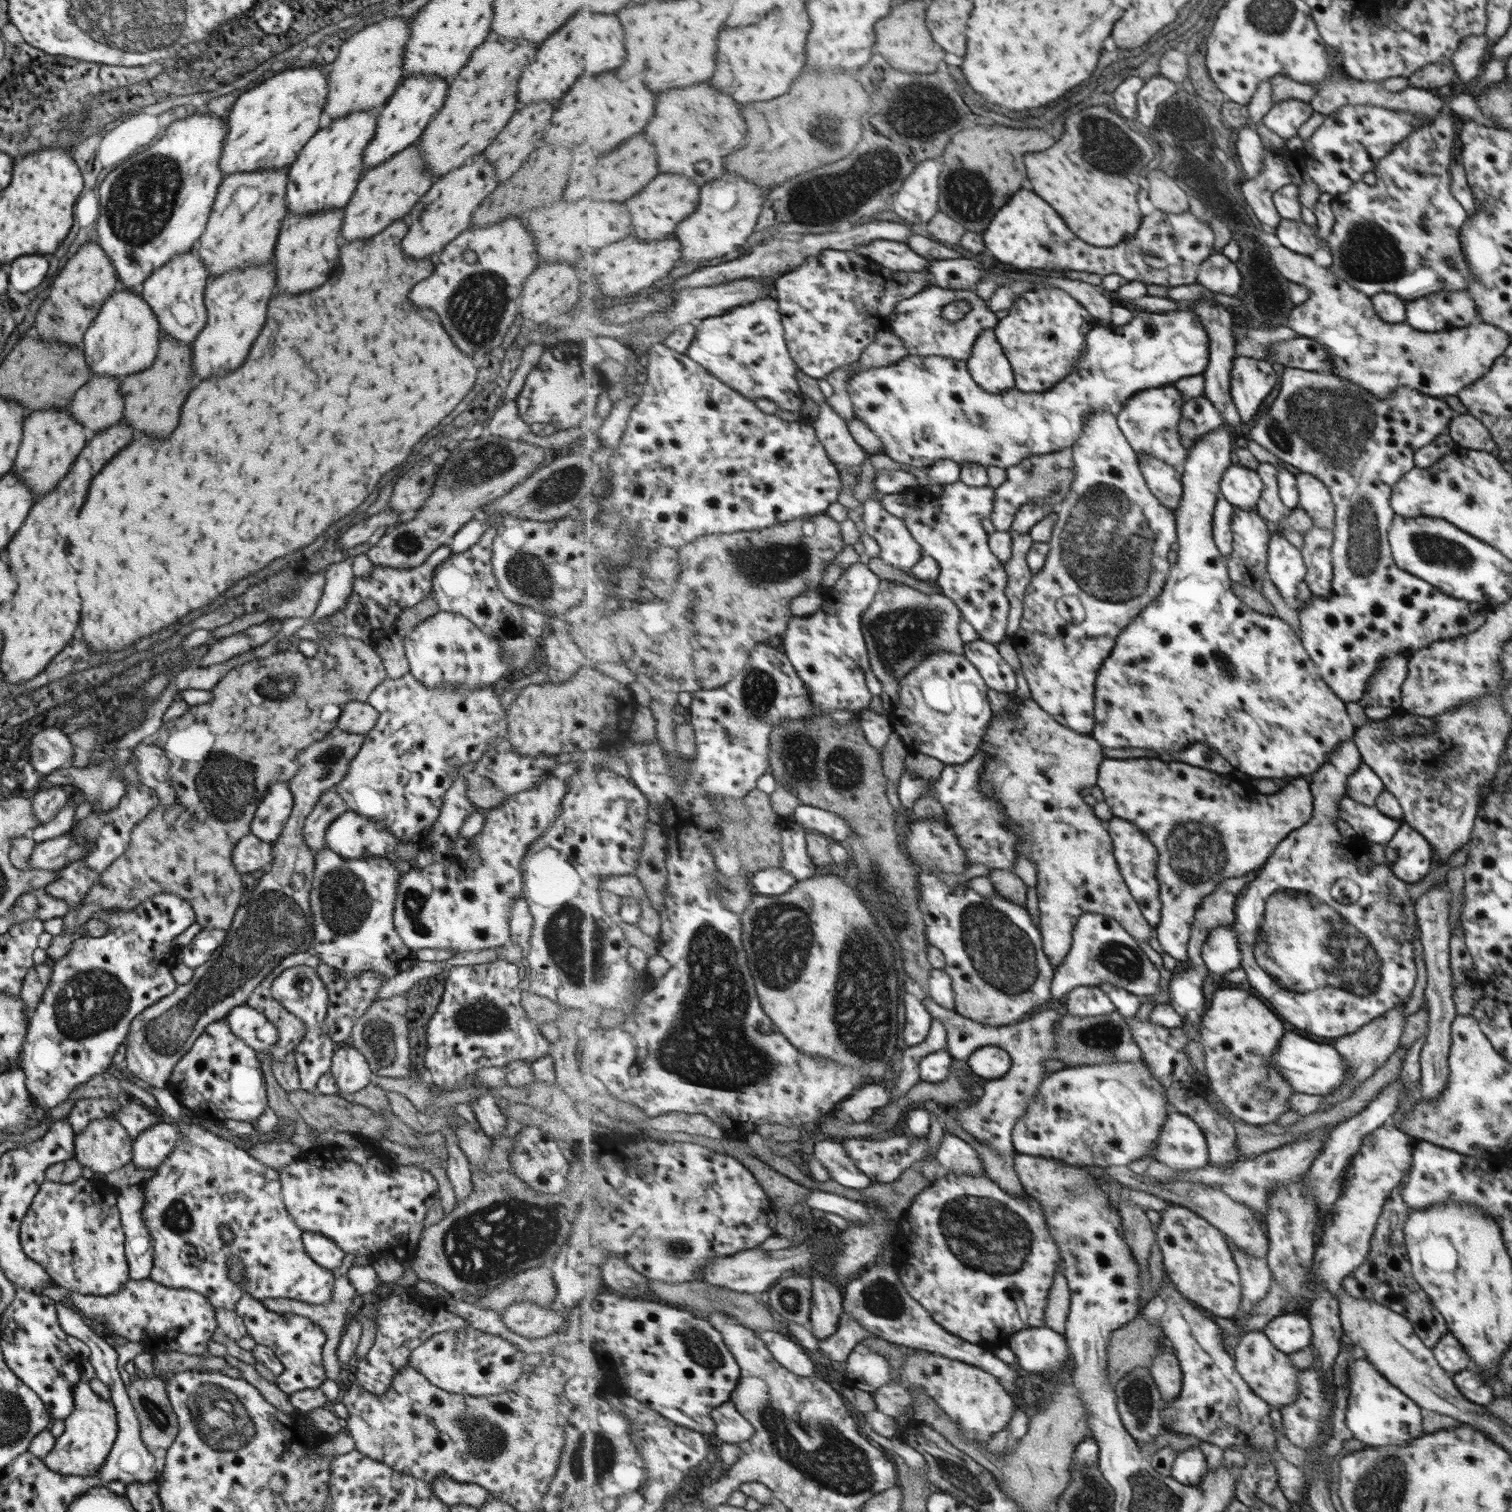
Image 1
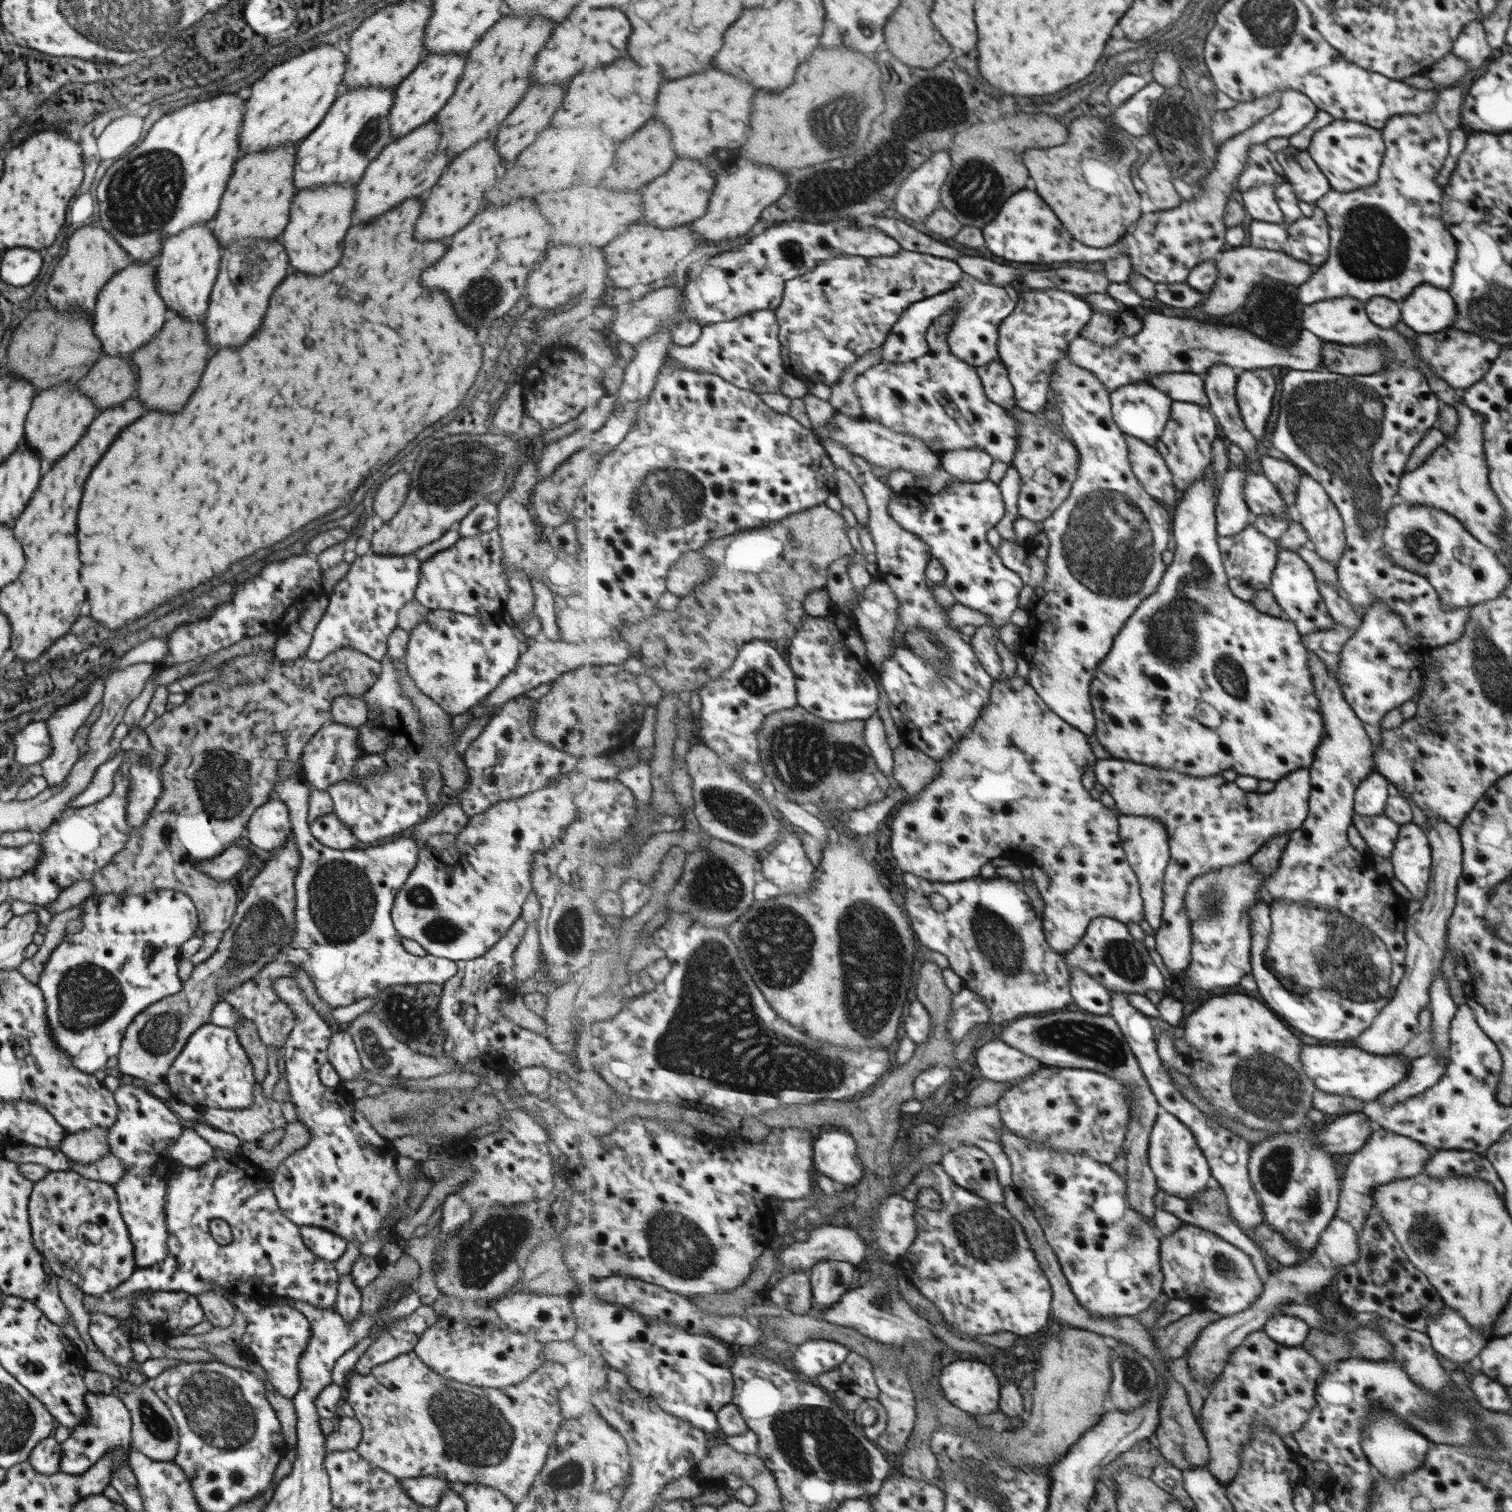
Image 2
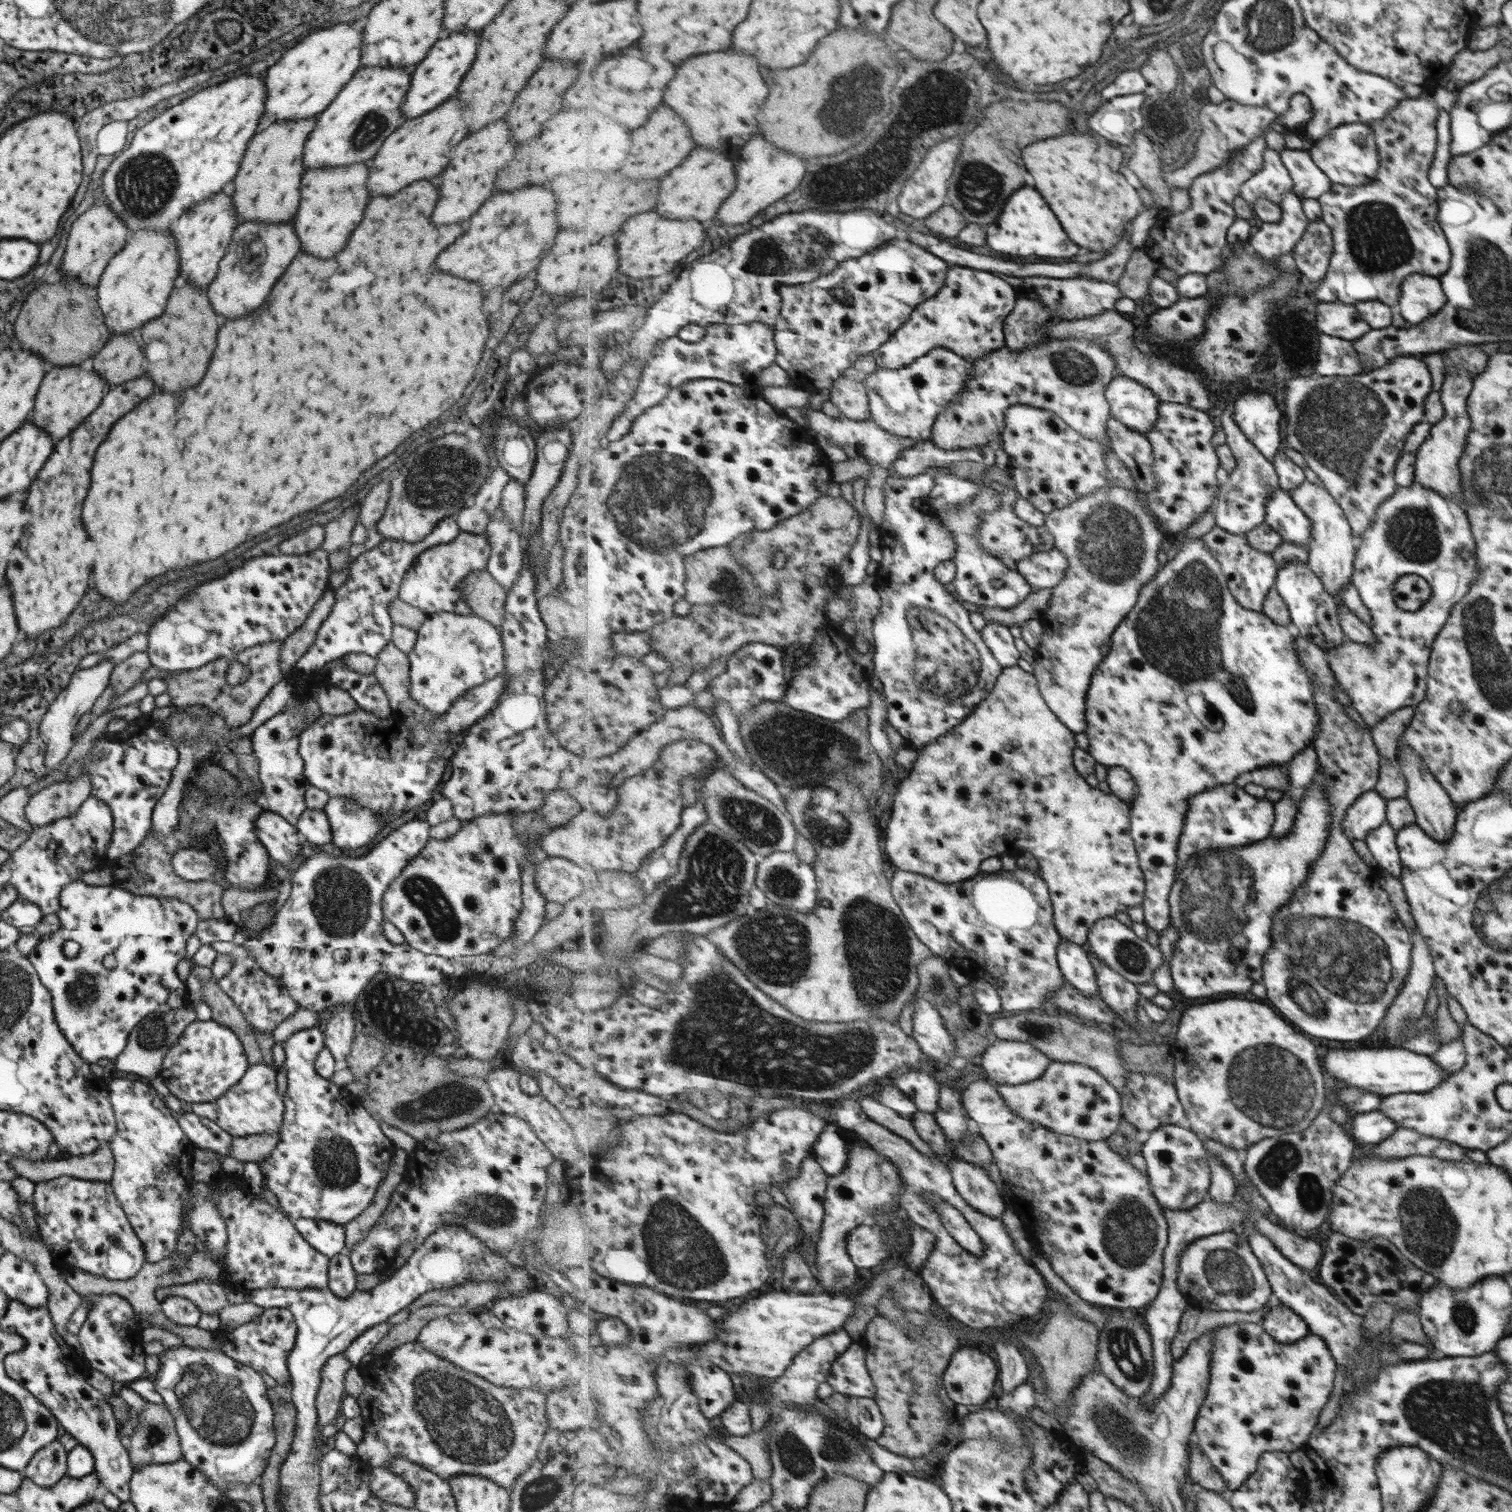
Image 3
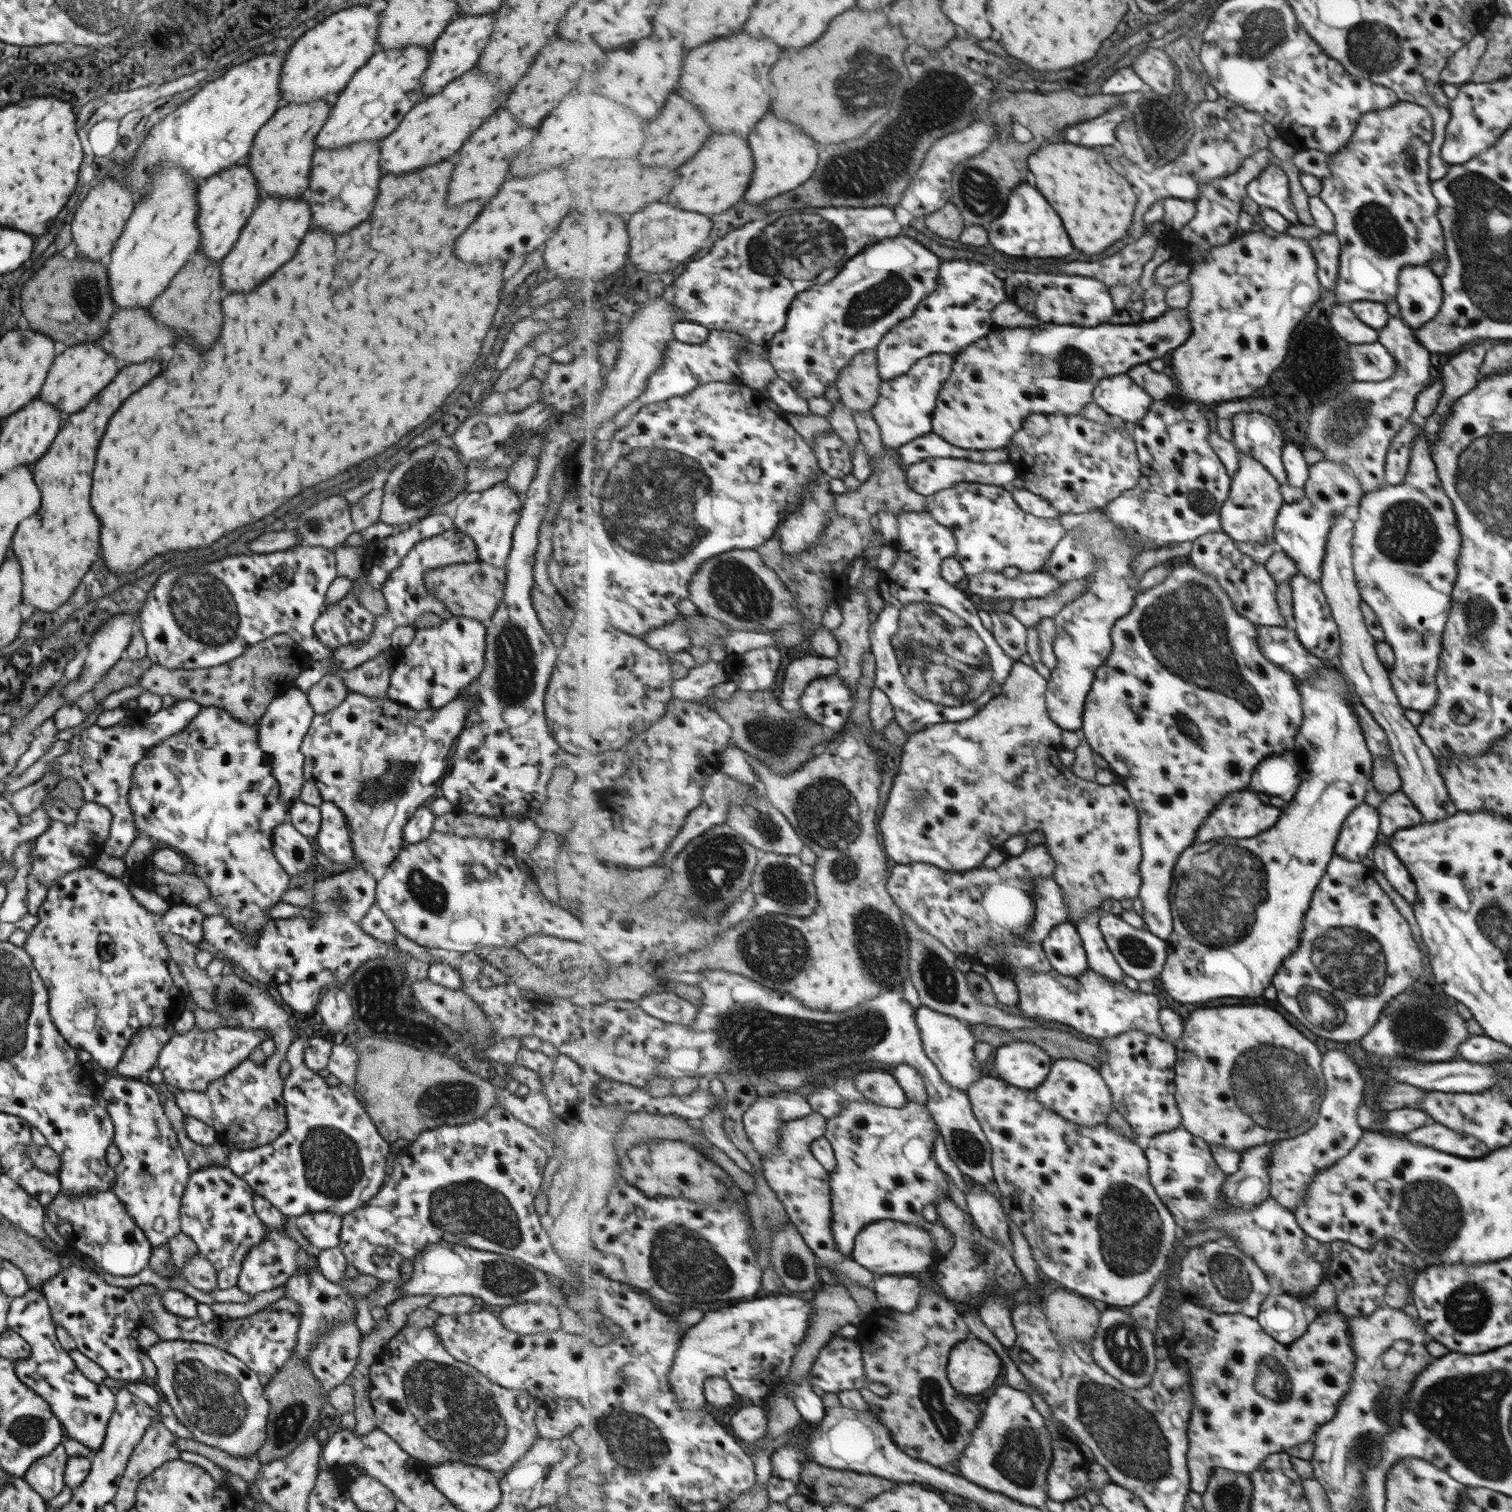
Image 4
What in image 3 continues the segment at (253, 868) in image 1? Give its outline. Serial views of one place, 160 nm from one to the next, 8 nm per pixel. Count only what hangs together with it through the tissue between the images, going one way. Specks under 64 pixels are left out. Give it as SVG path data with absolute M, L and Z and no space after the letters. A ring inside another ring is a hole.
M193 848L179 849L171 856L171 869L175 875L191 882L209 883L217 867L213 856Z

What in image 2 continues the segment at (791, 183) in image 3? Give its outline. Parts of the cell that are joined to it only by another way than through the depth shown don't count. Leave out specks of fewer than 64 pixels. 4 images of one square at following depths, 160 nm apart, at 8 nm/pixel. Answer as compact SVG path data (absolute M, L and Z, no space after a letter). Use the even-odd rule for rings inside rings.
M737 158L737 162L731 166L731 170L723 170L719 174L717 190L711 198L711 210L707 212L705 220L699 218L693 226L705 240L734 239L747 234L761 218L763 210L771 204L775 204L785 192L787 192L787 178L783 172L763 166L757 162L751 162L747 158ZM733 192L733 194L731 194Z

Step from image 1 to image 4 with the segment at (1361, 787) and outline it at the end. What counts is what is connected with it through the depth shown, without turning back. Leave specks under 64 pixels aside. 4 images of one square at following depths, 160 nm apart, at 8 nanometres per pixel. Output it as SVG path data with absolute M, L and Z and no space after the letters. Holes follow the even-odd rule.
M1365 802L1353 808L1341 824L1334 855L1341 855L1351 862L1359 862L1368 856L1377 844L1381 833L1381 818L1378 810Z

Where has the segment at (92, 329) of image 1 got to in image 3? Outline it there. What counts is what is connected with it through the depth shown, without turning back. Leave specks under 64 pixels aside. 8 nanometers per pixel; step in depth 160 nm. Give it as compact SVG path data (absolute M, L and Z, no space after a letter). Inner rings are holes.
M137 229L103 269L96 284L96 301L111 336L127 336L163 314L169 293L178 280L178 254L167 229Z

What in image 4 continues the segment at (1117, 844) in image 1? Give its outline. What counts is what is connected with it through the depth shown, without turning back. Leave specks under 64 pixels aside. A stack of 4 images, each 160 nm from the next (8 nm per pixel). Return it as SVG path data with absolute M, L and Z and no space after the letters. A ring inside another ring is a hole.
M1190 560L1189 563L1184 562L1178 567L1170 567L1169 573L1162 583L1139 593L1131 612L1115 623L1112 638L1114 641L1113 652L1107 657L1107 663L1098 669L1090 696L1086 698L1083 731L1094 752L1103 757L1109 763L1110 768L1122 777L1122 784L1127 787L1131 798L1134 799L1135 807L1138 808L1143 852L1142 888L1139 897L1142 901L1143 917L1148 930L1157 935L1158 938L1167 941L1174 933L1172 890L1175 887L1174 874L1180 858L1194 844L1203 823L1207 821L1207 818L1210 818L1215 807L1227 795L1249 790L1247 784L1249 784L1253 768L1261 762L1259 758L1267 758L1271 754L1280 755L1285 750L1293 748L1291 746L1293 736L1297 736L1298 729L1301 728L1303 718L1305 718L1301 705L1302 697L1299 693L1299 682L1296 677L1289 671L1283 670L1282 667L1275 666L1270 659L1261 653L1257 642L1257 625L1251 622L1246 615L1239 614L1238 610L1235 610L1234 603L1215 574L1207 574L1205 570L1201 570ZM1189 692L1195 694L1201 700L1201 704L1197 704L1197 706L1187 704L1185 696Z

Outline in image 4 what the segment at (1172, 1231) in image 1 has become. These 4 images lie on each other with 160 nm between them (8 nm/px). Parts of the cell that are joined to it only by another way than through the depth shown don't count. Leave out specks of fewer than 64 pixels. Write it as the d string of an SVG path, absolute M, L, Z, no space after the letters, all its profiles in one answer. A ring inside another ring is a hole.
M1216 1241L1204 1242L1183 1256L1180 1268L1179 1281L1187 1300L1217 1314L1240 1313L1257 1319L1262 1303L1273 1292L1267 1276L1259 1270L1254 1259L1235 1244L1224 1246Z

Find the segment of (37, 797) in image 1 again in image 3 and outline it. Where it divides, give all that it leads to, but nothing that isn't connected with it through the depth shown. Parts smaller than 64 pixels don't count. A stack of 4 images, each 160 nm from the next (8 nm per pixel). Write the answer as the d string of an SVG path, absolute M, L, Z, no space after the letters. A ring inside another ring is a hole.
M100 661L94 666L75 671L70 681L58 692L53 702L47 707L45 714L38 721L38 737L46 746L44 766L47 768L47 772L55 770L59 761L66 757L67 751L72 745L73 730L75 730L77 719L93 706L95 699L108 686L108 678L114 665L111 661Z

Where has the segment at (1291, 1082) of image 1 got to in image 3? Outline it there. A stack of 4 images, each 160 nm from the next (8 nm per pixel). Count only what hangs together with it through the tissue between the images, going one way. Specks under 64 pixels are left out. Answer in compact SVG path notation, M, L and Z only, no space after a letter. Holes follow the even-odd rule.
M1392 1046L1381 1049L1359 1048L1359 1050L1329 1050L1324 1053L1323 1066L1327 1076L1333 1082L1345 1084L1347 1087L1363 1087L1365 1090L1386 1097L1397 1093L1426 1093L1442 1084L1448 1078L1438 1064L1427 1055L1415 1054L1402 1046Z

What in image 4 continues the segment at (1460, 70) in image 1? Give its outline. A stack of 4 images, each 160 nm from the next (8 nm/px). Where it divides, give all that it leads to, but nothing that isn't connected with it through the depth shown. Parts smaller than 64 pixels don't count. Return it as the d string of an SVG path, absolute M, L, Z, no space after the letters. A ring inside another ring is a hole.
M1398 100L1390 107L1363 113L1348 141L1331 158L1330 176L1320 179L1318 197L1333 213L1333 234L1339 244L1338 273L1331 292L1335 303L1388 303L1397 296L1398 277L1403 267L1429 266L1439 257L1446 258L1442 228L1436 217L1439 205L1429 192L1429 148L1432 140L1433 118L1426 107Z

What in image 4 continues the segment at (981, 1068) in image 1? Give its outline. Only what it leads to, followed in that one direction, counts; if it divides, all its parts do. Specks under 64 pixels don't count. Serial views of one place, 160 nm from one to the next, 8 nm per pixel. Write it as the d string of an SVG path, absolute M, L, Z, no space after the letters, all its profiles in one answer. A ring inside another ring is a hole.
M1013 1040L995 1049L995 1072L1013 1086L1036 1090L1049 1077L1054 1059L1043 1048Z

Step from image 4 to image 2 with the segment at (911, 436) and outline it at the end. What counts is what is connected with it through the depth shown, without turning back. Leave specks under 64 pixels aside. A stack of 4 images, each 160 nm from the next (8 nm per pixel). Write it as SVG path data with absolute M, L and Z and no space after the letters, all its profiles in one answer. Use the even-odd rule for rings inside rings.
M951 308L931 324L925 336L929 344L929 354L907 363L885 362L860 374L854 388L861 398L863 418L880 422L895 432L920 438L929 448L932 448L935 441L941 441L943 454L963 450L963 448L977 447L986 450L994 461L999 460L1011 466L1019 450L1018 422L1010 414L1010 409L1003 408L987 398L977 367L951 354L948 336L955 324L957 314L959 314L957 308Z

